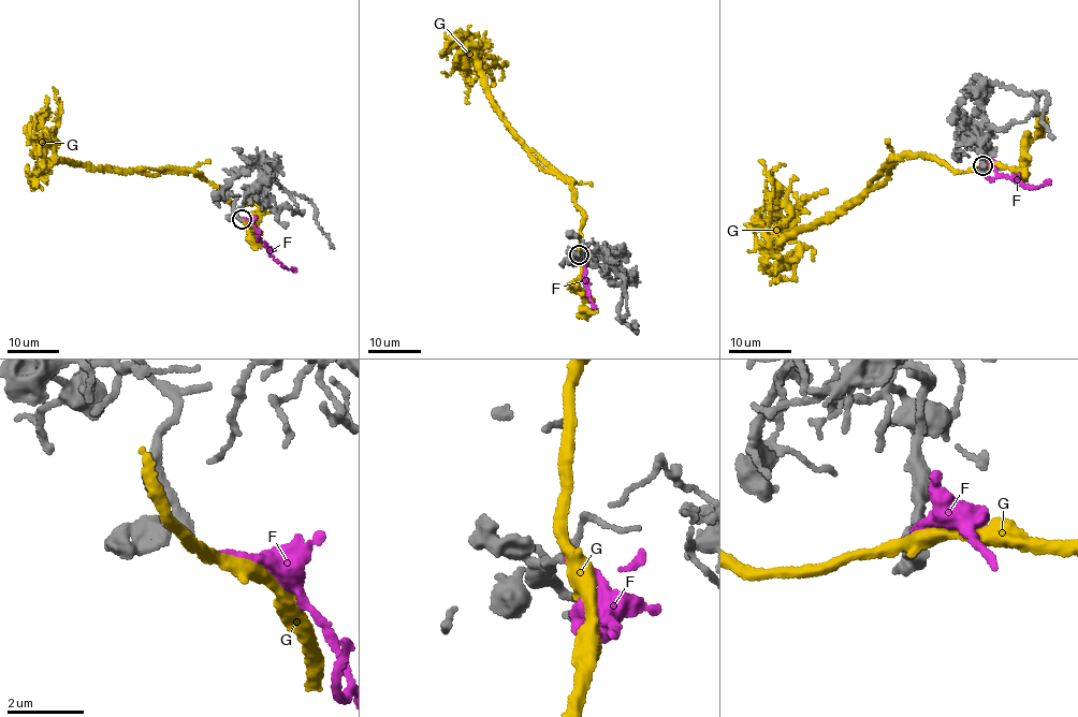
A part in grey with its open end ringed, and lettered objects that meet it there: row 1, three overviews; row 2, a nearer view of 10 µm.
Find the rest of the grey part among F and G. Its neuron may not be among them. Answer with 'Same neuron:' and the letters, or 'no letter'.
Same neuron: F

